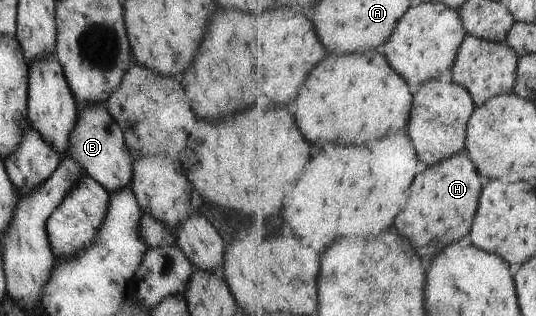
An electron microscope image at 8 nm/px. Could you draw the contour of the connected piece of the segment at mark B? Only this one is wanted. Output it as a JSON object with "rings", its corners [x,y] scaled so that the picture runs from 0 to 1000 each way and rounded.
{"rings":[[[196,326],[160,329],[155,339],[142,332],[142,342],[146,377],[142,377],[140,402],[134,405],[129,424],[123,494],[131,497],[146,528],[153,532],[153,544],[160,557],[177,570],[203,611],[213,611],[228,592],[241,589],[243,560],[246,557],[244,519],[250,500],[246,500],[246,487],[235,468],[228,415],[216,383],[205,367]]]}

